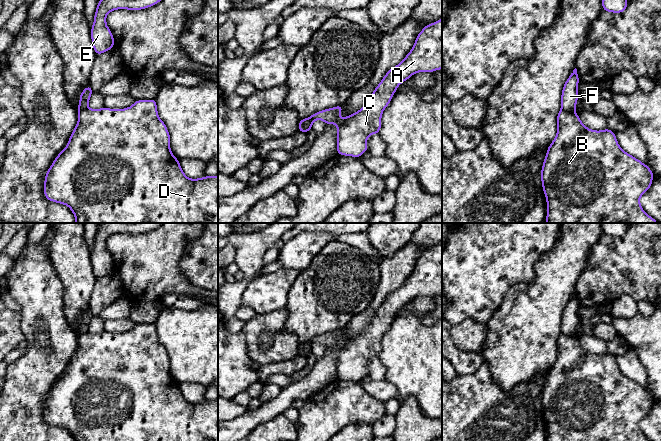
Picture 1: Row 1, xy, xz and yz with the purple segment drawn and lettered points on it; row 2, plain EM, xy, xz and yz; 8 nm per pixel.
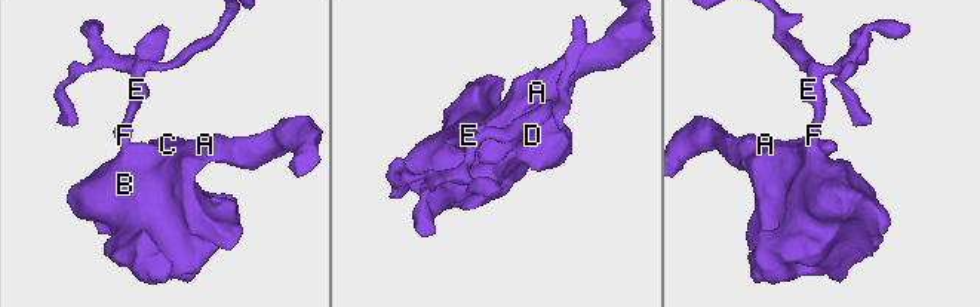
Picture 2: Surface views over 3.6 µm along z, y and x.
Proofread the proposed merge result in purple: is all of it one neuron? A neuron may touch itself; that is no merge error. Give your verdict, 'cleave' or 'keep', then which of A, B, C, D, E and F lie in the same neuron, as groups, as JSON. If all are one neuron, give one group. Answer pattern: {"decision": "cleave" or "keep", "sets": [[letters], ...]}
{"decision": "cleave", "sets": [["A", "B", "C", "D"], ["E", "F"]]}

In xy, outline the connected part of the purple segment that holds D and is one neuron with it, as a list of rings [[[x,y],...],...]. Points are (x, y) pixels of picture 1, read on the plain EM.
[[[155,323],[137,324],[125,333],[86,332],[78,335],[78,346],[67,370],[58,378],[47,394],[44,404],[44,420],[52,426],[68,430],[75,441],[218,441],[218,400],[188,402],[170,373],[170,358],[165,347],[159,342]]]

